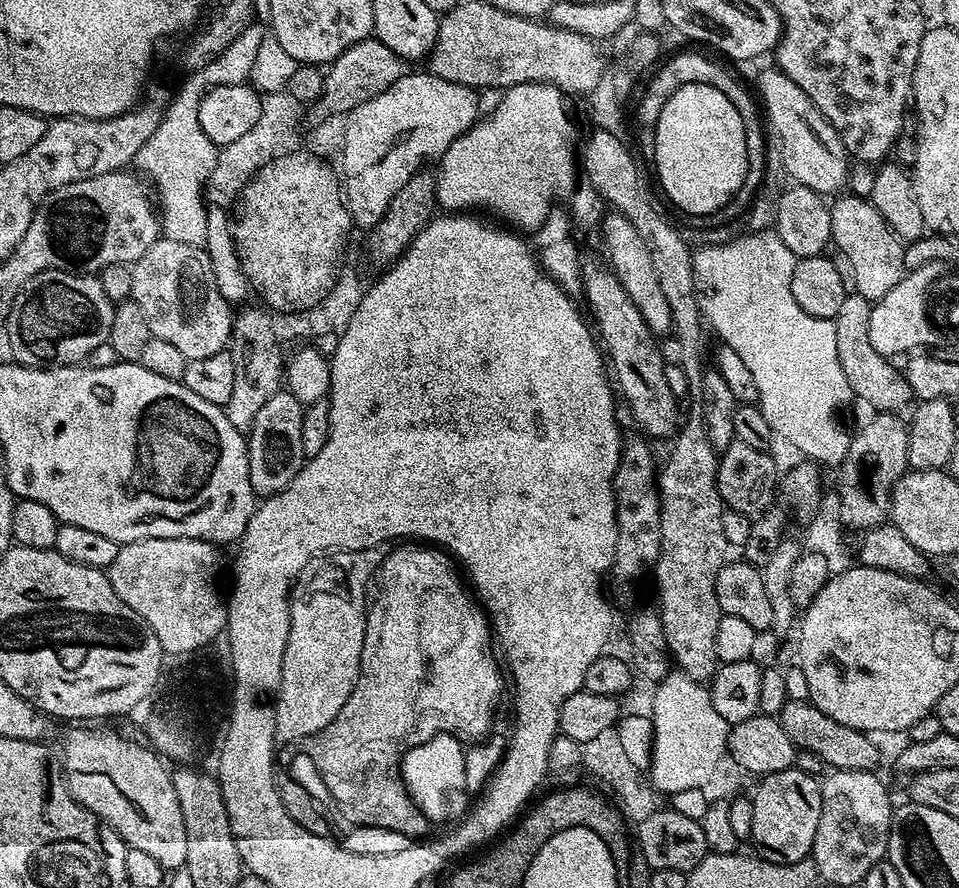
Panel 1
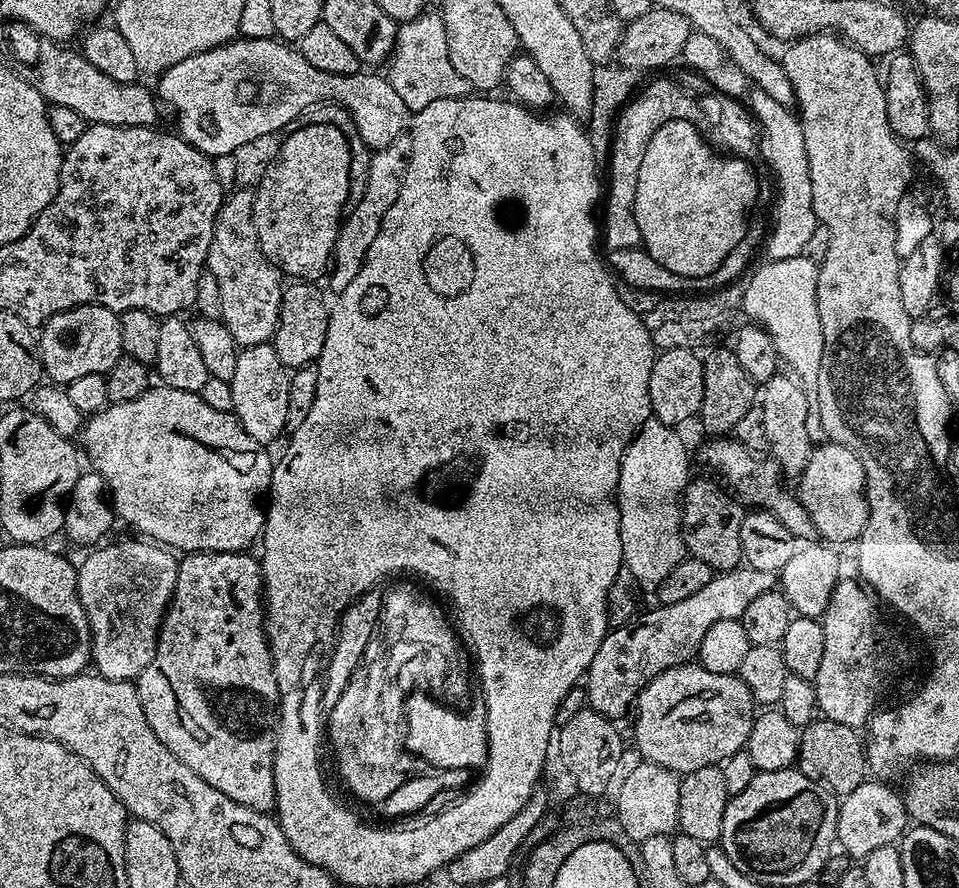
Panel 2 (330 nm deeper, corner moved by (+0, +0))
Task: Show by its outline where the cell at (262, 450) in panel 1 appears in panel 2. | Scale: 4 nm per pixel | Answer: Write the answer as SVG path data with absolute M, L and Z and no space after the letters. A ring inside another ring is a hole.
M271 342L241 347L237 351L234 362L234 378L230 382L234 390L234 415L236 421L242 426L242 430L246 430L246 434L250 434L250 438L254 438L254 442L268 446L271 445L271 440L276 440L280 435L282 435L281 437L285 435L286 409L290 398L291 377L292 372L278 358L276 348Z

